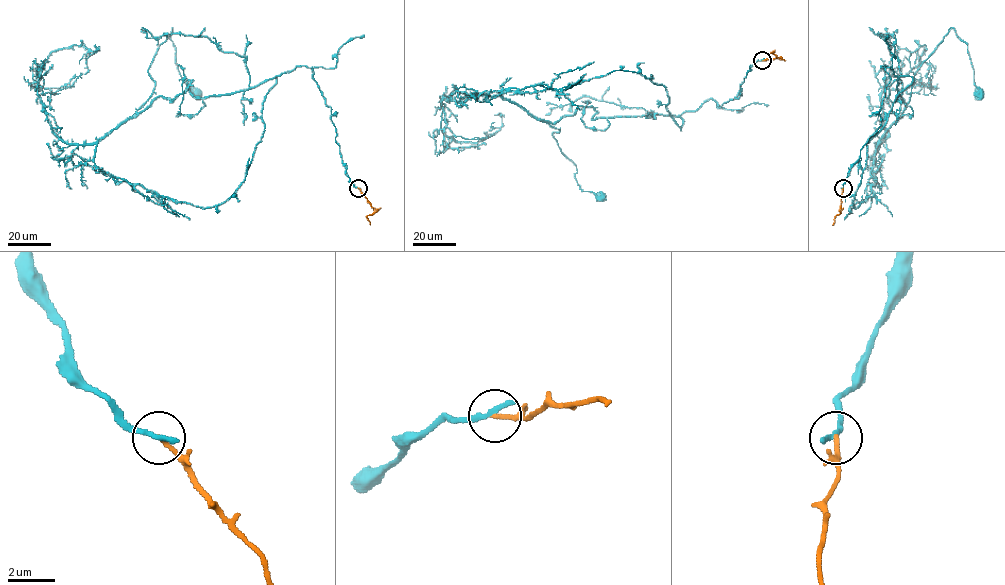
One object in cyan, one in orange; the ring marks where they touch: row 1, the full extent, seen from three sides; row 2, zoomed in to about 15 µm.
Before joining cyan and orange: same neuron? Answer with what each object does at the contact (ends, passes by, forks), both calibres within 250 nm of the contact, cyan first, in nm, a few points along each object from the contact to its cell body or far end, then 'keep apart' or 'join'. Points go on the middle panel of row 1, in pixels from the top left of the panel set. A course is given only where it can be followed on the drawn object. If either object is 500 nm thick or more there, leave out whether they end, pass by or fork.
cyan ends there; orange ends there; 280 nm thick on the cyan side, 180 nm on the other; cyan runs (762, 60), (719, 107), (541, 120), (601, 197); orange runs (762, 60), (779, 58), (771, 53), (775, 50); keep apart

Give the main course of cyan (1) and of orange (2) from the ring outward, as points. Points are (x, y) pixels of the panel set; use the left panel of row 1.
1: (357, 188), (310, 68), (204, 97), (188, 80), (136, 113), (172, 28), (196, 94)
2: (358, 188), (375, 210), (367, 216), (370, 224)

